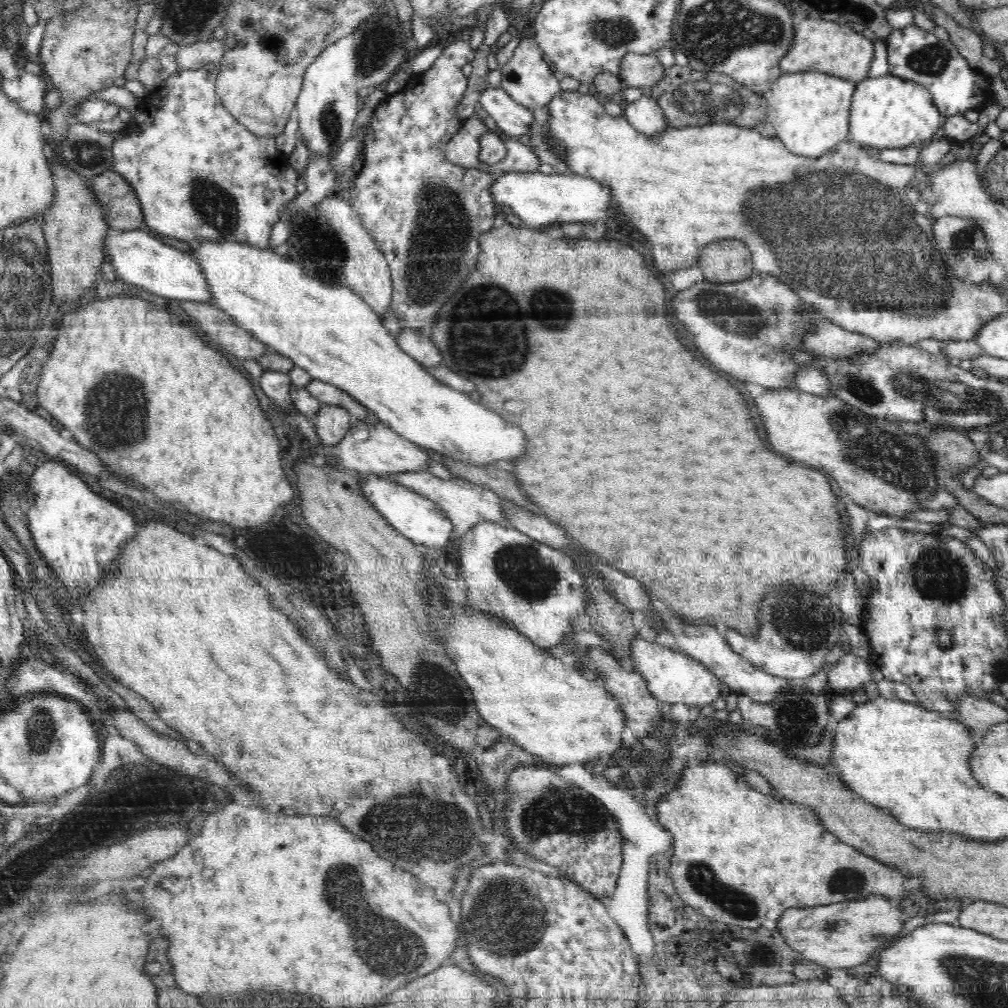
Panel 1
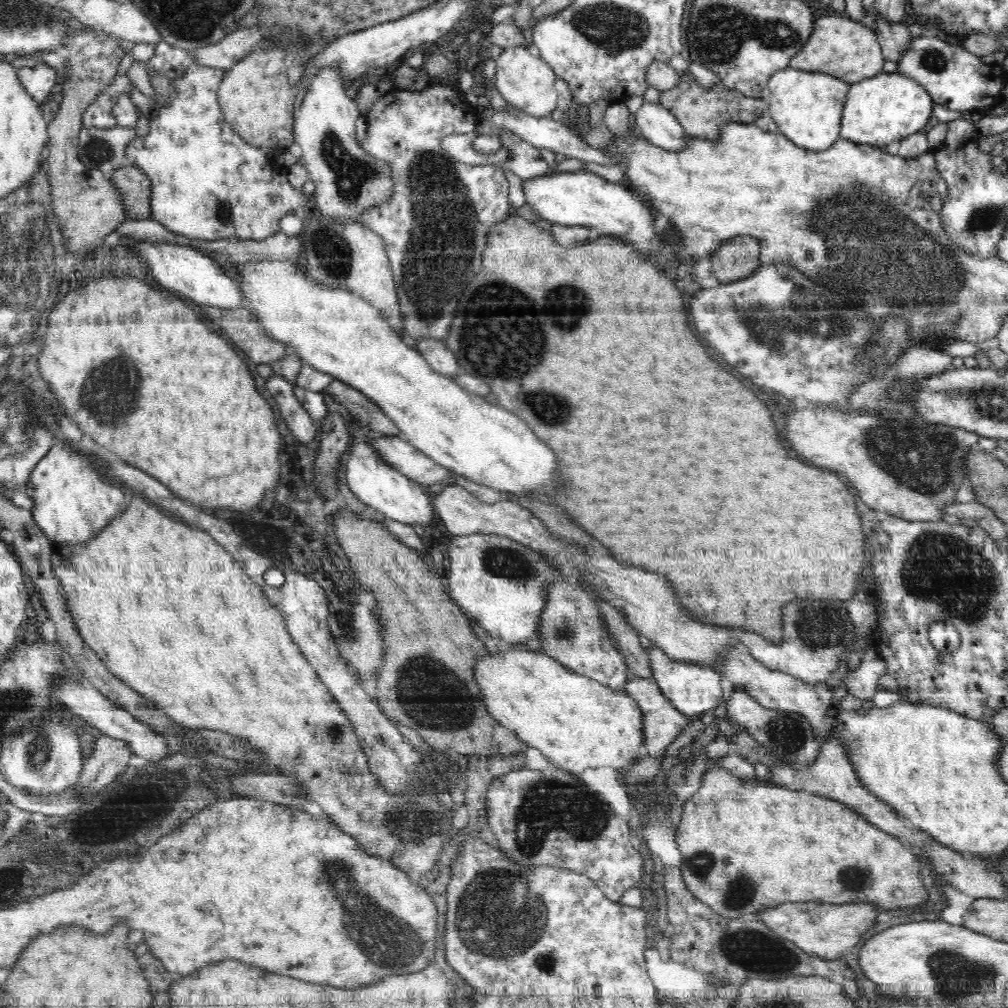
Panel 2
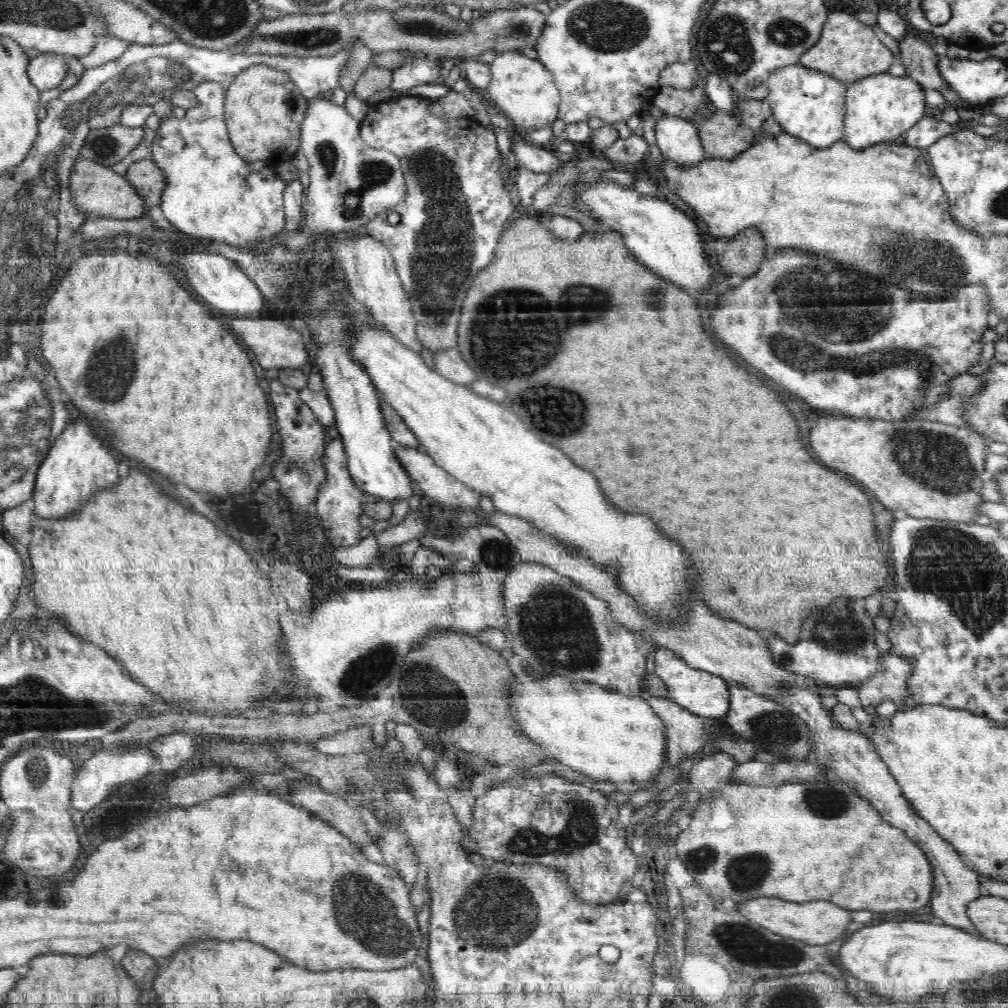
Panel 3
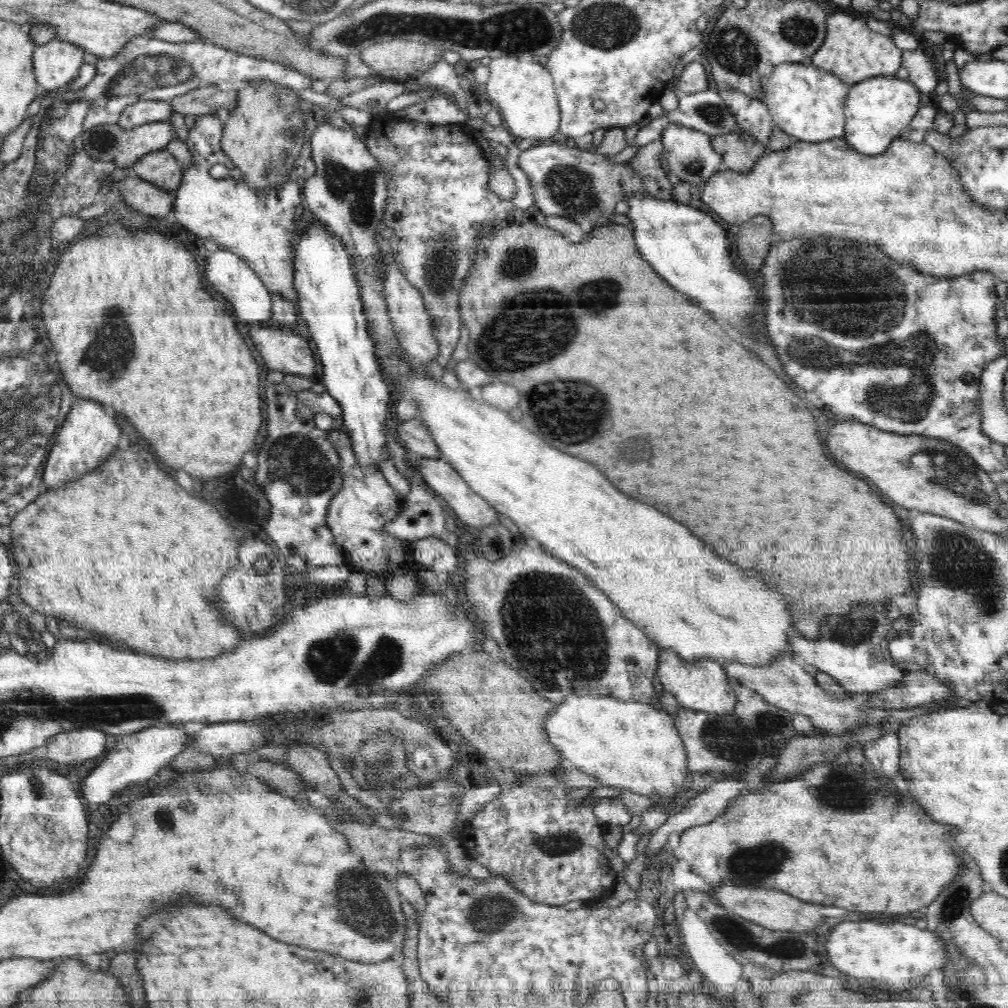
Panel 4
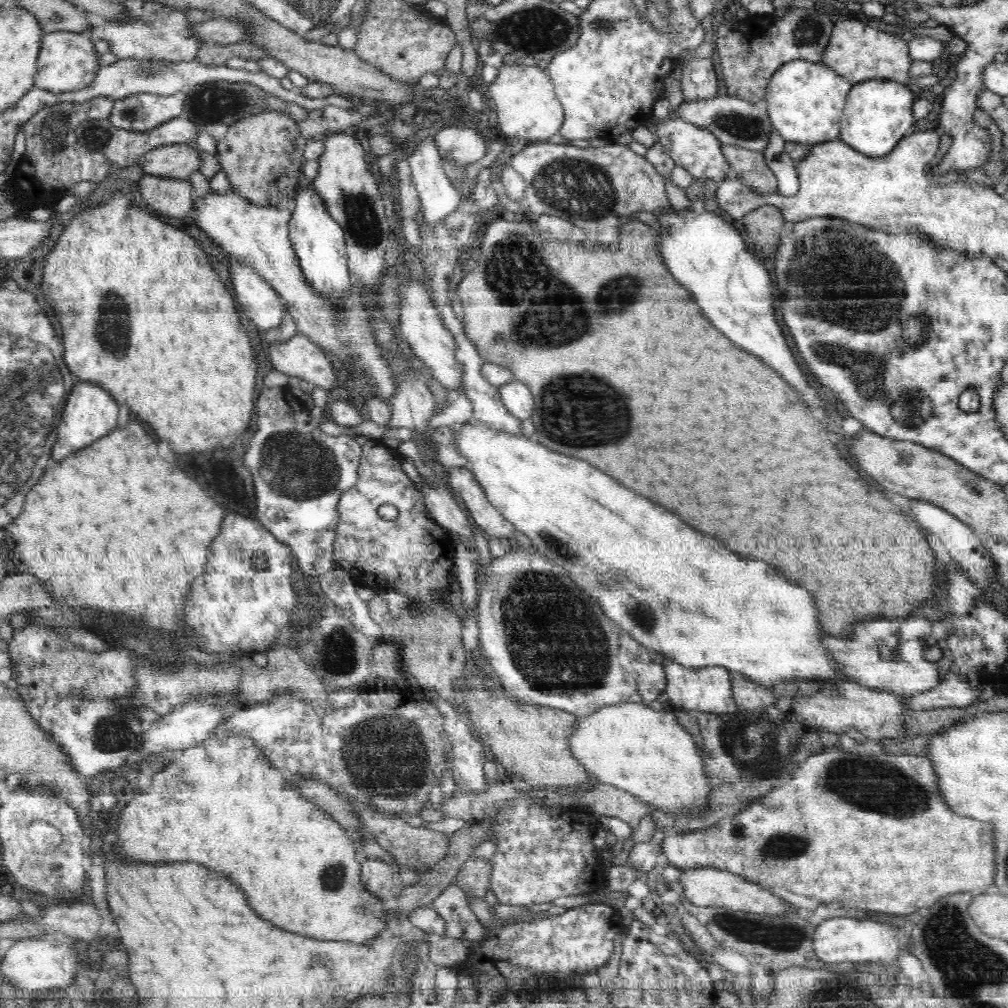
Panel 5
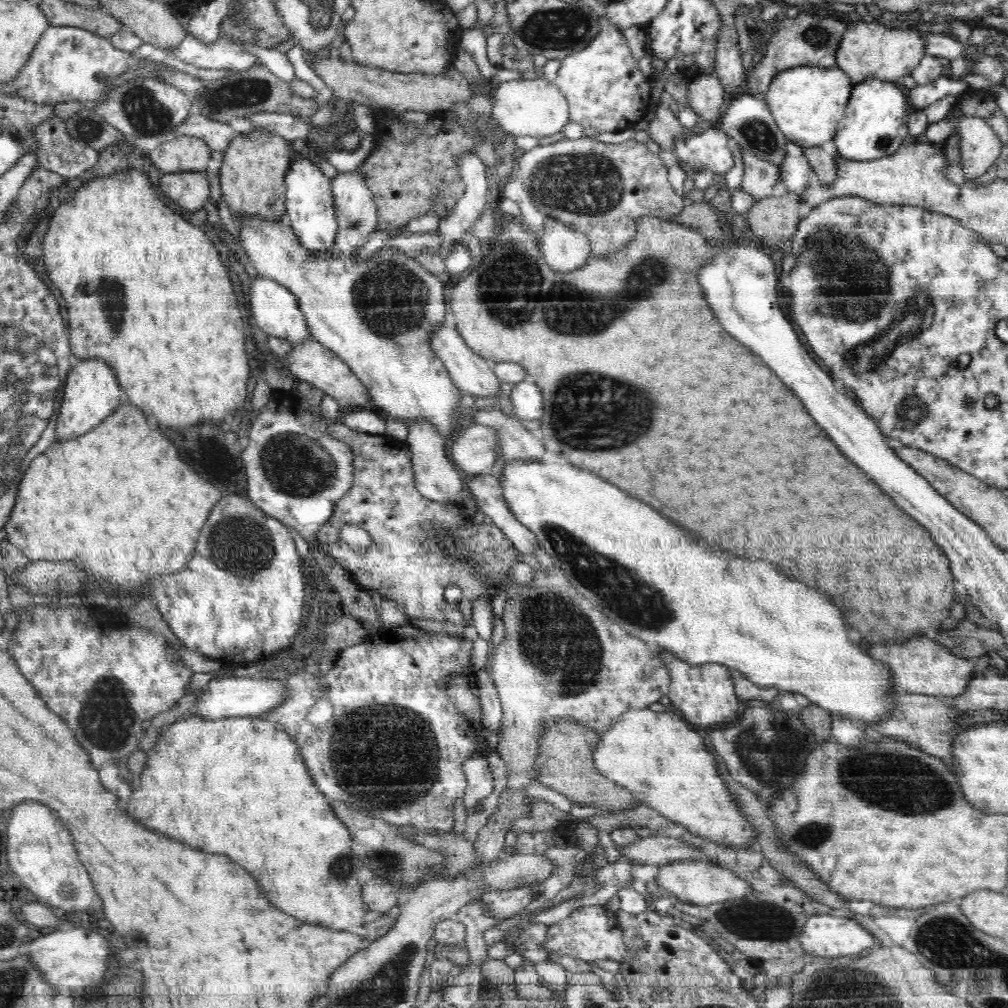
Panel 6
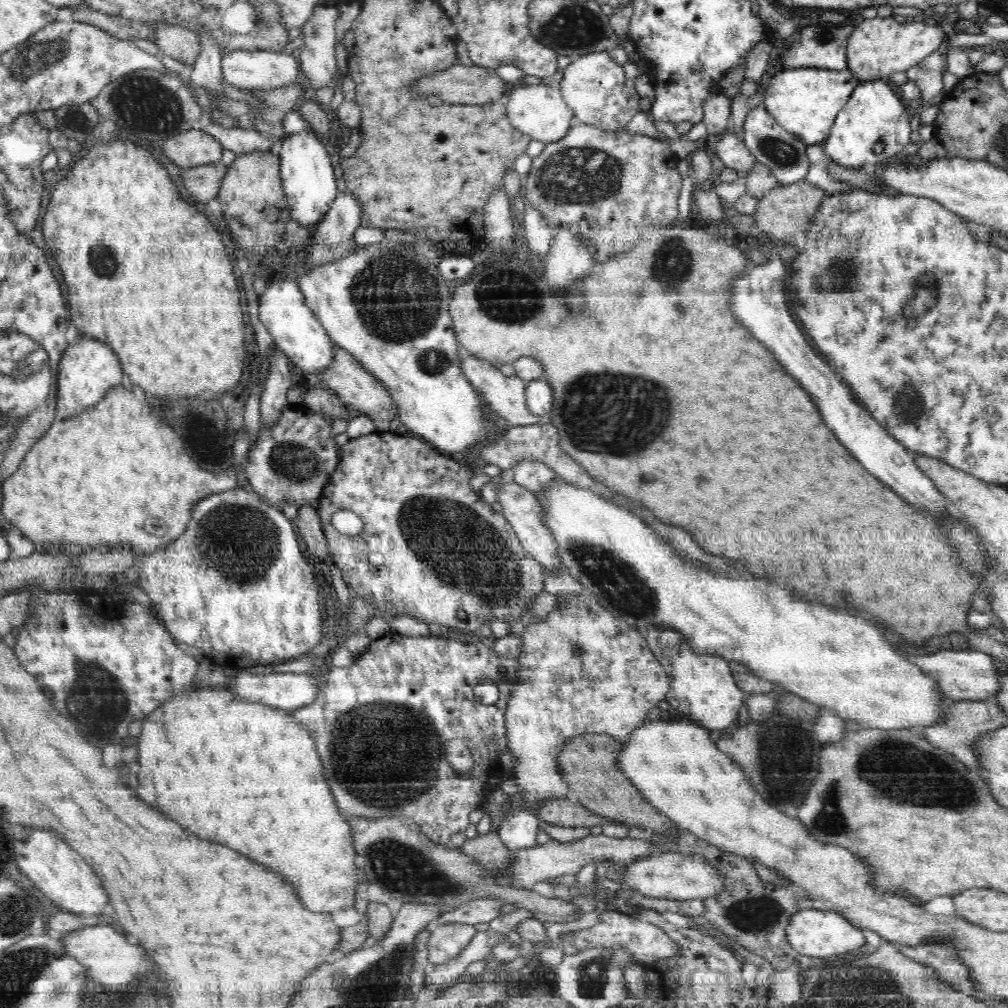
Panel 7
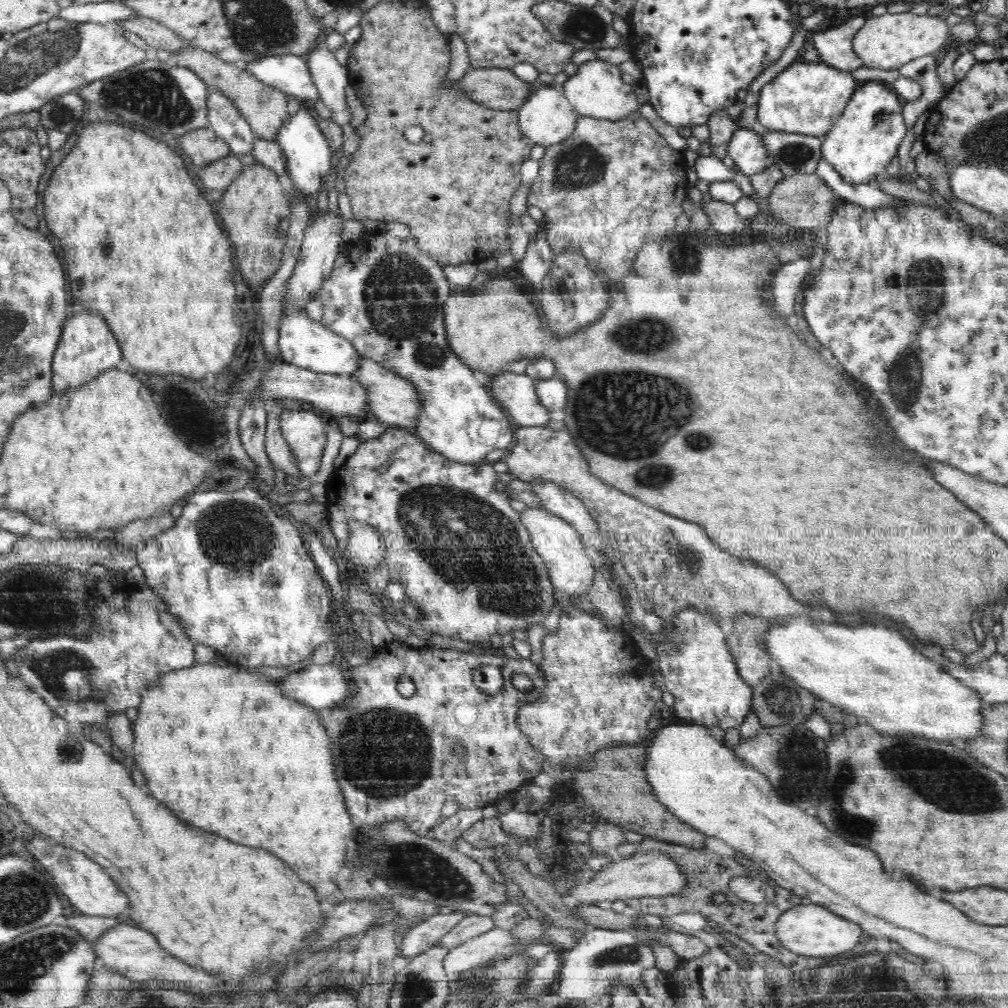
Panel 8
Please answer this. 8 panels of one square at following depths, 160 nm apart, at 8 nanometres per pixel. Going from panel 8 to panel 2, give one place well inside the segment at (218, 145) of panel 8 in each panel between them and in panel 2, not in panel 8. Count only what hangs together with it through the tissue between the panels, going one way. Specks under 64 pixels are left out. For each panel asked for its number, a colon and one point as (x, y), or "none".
2: (135, 187)
3: (148, 179)
4: (160, 167)
5: (180, 160)
6: (182, 154)
7: (192, 148)

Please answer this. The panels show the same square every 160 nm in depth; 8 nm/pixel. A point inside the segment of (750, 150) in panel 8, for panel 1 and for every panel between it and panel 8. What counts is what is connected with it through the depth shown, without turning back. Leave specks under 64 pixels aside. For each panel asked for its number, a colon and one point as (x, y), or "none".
1: (645, 115)
2: (658, 125)
3: (678, 140)
4: (690, 156)
5: (697, 150)
6: (708, 150)
7: (732, 150)

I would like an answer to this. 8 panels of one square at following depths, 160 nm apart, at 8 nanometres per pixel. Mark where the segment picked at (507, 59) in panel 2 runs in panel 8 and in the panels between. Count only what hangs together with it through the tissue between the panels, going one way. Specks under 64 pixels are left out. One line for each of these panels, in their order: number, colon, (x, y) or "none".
3: (522, 87)
4: (524, 91)
5: (527, 106)
6: (536, 108)
7: (540, 112)
8: (547, 118)

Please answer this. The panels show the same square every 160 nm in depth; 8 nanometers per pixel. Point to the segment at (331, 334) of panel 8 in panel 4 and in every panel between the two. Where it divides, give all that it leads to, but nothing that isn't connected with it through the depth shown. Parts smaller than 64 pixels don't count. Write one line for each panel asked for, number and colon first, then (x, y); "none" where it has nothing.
4: (229, 273)
5: (261, 303)
6: (276, 311)
7: (296, 330)

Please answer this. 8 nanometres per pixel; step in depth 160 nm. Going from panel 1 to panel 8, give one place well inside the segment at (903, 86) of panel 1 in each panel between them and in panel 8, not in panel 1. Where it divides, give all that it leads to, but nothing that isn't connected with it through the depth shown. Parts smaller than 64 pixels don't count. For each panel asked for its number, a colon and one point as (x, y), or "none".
2: (881, 111)
3: (881, 108)
4: (877, 110)
5: (878, 113)
6: (874, 125)
7: (874, 125)
8: (867, 135)

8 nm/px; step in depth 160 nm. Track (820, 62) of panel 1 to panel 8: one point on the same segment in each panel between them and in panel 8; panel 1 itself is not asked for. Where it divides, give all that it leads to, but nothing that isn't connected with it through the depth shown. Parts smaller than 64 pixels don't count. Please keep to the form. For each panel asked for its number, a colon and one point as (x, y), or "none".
2: (843, 48)
3: (848, 50)
4: (851, 51)
5: (860, 52)
6: (868, 51)
7: (878, 47)
8: (886, 42)

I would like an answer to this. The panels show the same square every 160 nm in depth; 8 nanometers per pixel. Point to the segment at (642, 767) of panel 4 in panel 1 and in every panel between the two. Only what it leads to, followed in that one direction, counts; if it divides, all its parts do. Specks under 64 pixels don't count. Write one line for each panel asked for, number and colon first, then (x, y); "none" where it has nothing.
1: (550, 709)
2: (577, 723)
3: (608, 736)

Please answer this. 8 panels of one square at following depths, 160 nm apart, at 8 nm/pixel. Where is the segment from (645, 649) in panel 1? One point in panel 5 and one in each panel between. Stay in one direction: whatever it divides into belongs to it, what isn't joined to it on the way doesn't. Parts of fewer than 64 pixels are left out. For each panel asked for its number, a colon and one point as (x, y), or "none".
2: (693, 689)
3: (703, 693)
4: (704, 686)
5: (708, 689)

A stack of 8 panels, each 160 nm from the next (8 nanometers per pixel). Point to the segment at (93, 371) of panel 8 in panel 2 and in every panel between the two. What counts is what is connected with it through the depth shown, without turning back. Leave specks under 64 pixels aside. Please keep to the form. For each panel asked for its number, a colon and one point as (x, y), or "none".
2: (70, 503)
3: (78, 463)
4: (87, 433)
5: (89, 410)
6: (91, 391)
7: (86, 371)

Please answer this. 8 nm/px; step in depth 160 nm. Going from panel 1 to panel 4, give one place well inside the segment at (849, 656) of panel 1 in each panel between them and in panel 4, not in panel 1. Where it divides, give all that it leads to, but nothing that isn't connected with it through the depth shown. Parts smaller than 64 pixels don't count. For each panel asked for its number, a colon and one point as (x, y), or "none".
2: (862, 682)
3: (891, 684)
4: (919, 689)

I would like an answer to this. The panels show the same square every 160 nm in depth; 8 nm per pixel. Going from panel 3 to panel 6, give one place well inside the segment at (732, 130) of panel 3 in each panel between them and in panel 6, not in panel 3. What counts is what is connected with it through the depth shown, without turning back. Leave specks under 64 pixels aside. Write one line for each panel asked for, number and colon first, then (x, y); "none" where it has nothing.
4: (739, 152)
5: (750, 166)
6: (760, 176)

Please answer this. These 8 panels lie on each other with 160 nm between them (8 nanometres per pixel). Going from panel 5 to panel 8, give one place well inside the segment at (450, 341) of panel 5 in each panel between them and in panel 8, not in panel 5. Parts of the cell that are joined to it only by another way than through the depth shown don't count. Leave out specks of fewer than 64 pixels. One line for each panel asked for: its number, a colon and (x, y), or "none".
6: (473, 374)
7: (505, 395)
8: (516, 393)

